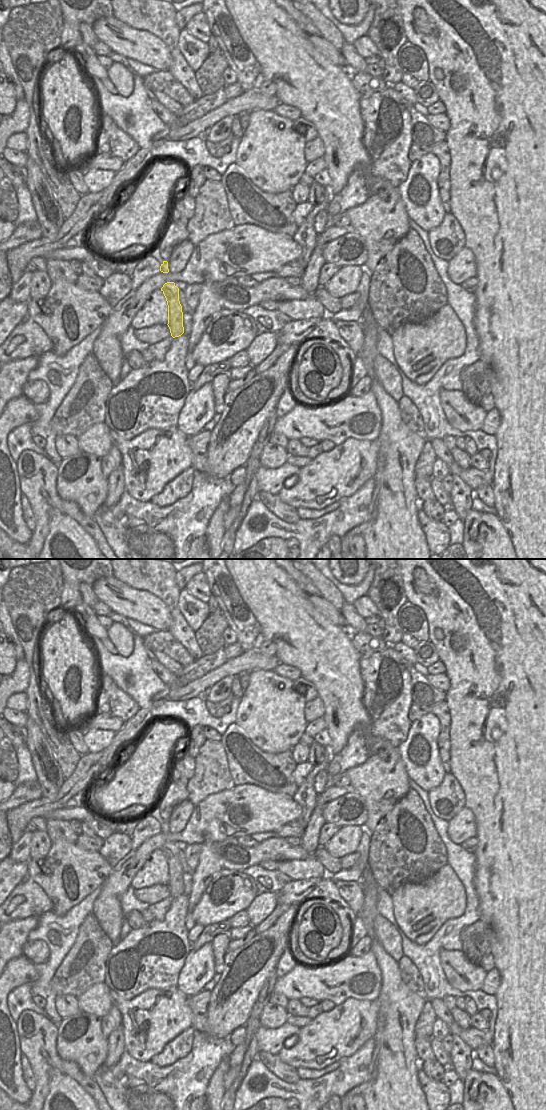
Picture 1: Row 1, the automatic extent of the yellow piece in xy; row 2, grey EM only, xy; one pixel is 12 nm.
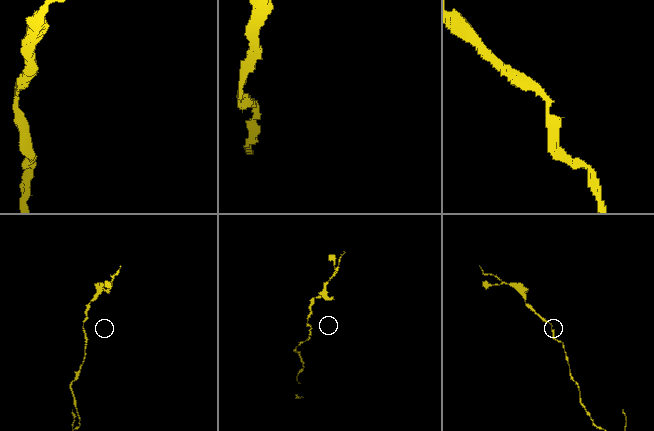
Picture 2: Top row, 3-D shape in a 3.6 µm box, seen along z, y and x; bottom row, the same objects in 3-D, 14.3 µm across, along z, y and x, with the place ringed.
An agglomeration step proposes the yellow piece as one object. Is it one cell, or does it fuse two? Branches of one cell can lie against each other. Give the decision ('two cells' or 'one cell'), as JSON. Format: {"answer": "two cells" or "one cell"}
{"answer": "two cells"}

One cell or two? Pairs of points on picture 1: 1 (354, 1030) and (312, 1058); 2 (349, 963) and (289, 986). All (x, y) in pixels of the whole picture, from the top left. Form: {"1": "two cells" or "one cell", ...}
{"1": "one cell", "2": "one cell"}

